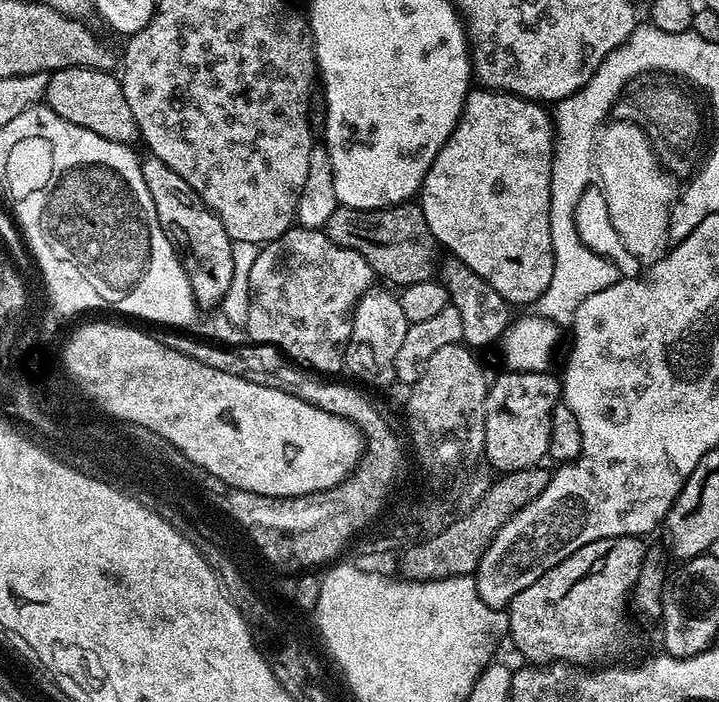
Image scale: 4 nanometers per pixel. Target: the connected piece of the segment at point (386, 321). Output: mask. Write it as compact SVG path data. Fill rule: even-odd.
M372 288L361 300L359 297L355 301L350 317L352 334L346 345L346 372L357 376L361 385L373 384L376 388L388 388L397 383L394 358L398 358L398 349L402 347L409 326L406 314L402 314L399 295L384 288Z

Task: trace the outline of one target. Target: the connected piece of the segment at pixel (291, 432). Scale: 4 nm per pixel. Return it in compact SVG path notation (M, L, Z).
M84 322L79 325L81 328L76 333L71 333L72 341L68 344L68 349L64 352L64 364L68 367L68 372L109 412L116 422L125 424L137 424L160 435L166 442L180 451L181 457L187 463L191 464L193 469L217 476L223 483L244 484L244 488L255 488L255 493L267 493L270 496L279 498L291 498L293 496L309 496L311 492L320 492L330 490L332 487L338 487L355 470L360 467L361 457L366 451L366 441L364 433L360 431L346 417L340 417L333 412L327 412L302 398L296 398L283 388L271 388L258 382L250 382L245 376L238 373L227 373L218 370L215 363L206 360L196 360L193 356L187 356L181 352L176 352L172 348L164 345L163 339L155 340L152 336L147 336L144 332L139 332L136 328L127 328L124 324L113 322L102 324L99 322Z

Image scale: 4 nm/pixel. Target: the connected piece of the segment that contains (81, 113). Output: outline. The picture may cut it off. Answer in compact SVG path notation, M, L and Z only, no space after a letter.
M68 67L60 68L49 75L45 103L59 117L68 122L92 130L100 137L111 141L133 143L139 132L130 104L126 100L123 83L112 72L98 71L97 68Z

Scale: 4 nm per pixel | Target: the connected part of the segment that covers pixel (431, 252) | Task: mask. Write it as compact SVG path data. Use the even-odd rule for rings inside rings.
M405 202L392 208L336 208L324 224L323 232L338 246L354 250L361 261L368 264L392 286L405 288L414 282L426 282L438 272L436 252L438 245L430 226L426 226L426 214L419 203Z

